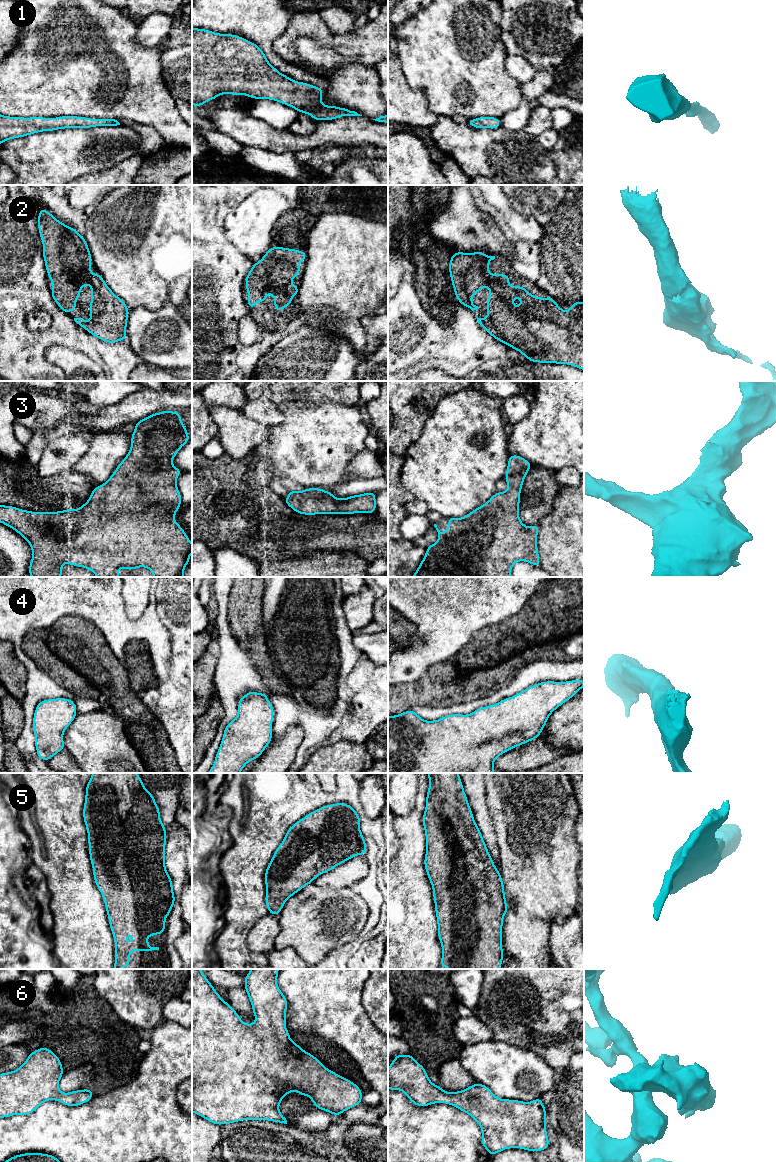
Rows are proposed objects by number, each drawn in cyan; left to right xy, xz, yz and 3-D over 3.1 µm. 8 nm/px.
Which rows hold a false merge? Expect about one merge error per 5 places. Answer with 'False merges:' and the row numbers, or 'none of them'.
False merges: none of them

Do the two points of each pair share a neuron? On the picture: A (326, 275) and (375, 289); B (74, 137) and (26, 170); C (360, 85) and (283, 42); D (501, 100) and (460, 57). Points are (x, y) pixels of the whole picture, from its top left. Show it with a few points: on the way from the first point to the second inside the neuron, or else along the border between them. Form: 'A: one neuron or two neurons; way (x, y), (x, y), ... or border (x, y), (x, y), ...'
A: one neuron; way (338, 275), (361, 275), (363, 277)
B: one neuron; way (62, 149), (38, 168)
C: two neurons; border (301, 35), (295, 40), (295, 52), (304, 68)
D: one neuron; way (490, 89), (469, 68)

